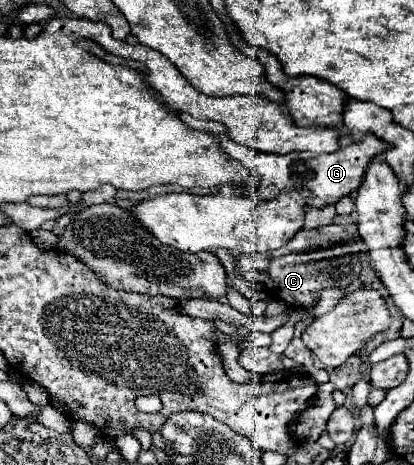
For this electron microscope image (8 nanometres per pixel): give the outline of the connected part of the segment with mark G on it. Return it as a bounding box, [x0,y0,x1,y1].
[179,113,389,207]

